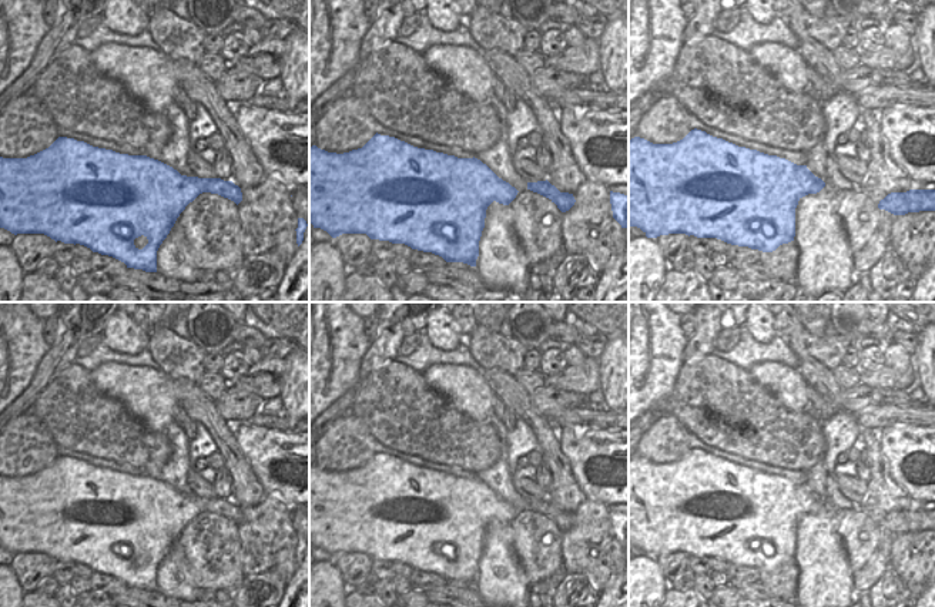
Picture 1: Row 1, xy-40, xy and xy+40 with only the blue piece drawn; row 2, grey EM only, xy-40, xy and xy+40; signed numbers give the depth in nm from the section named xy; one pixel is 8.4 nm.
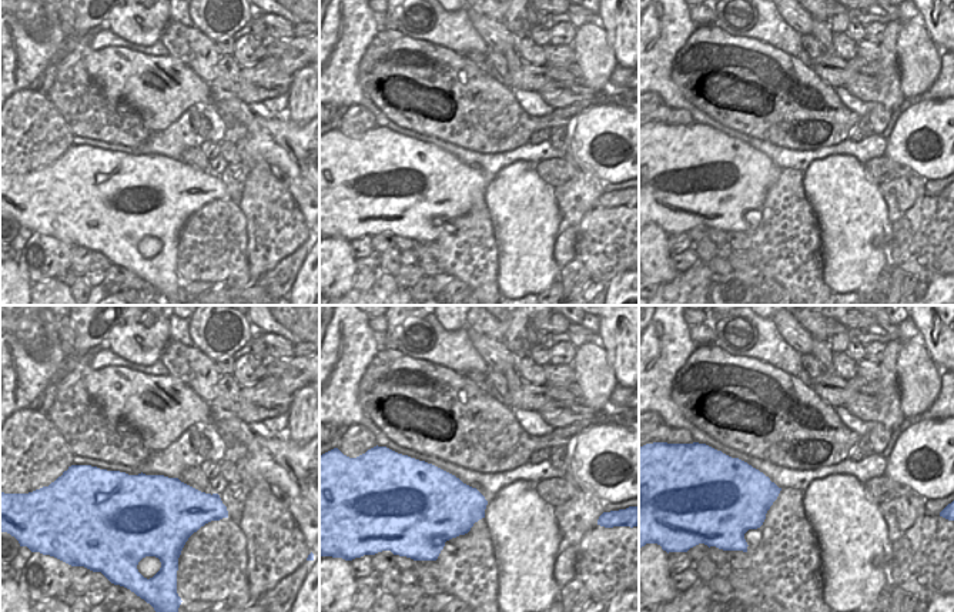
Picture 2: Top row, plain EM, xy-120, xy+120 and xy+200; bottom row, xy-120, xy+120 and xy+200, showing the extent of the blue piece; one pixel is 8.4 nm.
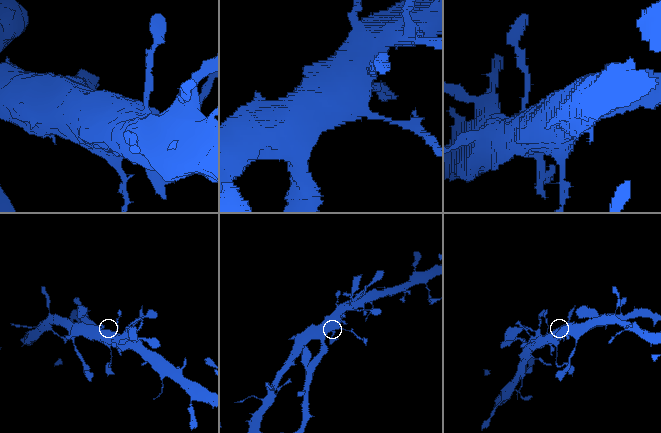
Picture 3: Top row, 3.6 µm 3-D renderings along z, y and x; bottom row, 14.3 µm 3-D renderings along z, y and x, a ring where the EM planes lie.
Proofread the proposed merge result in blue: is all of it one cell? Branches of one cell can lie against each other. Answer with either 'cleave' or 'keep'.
cleave

